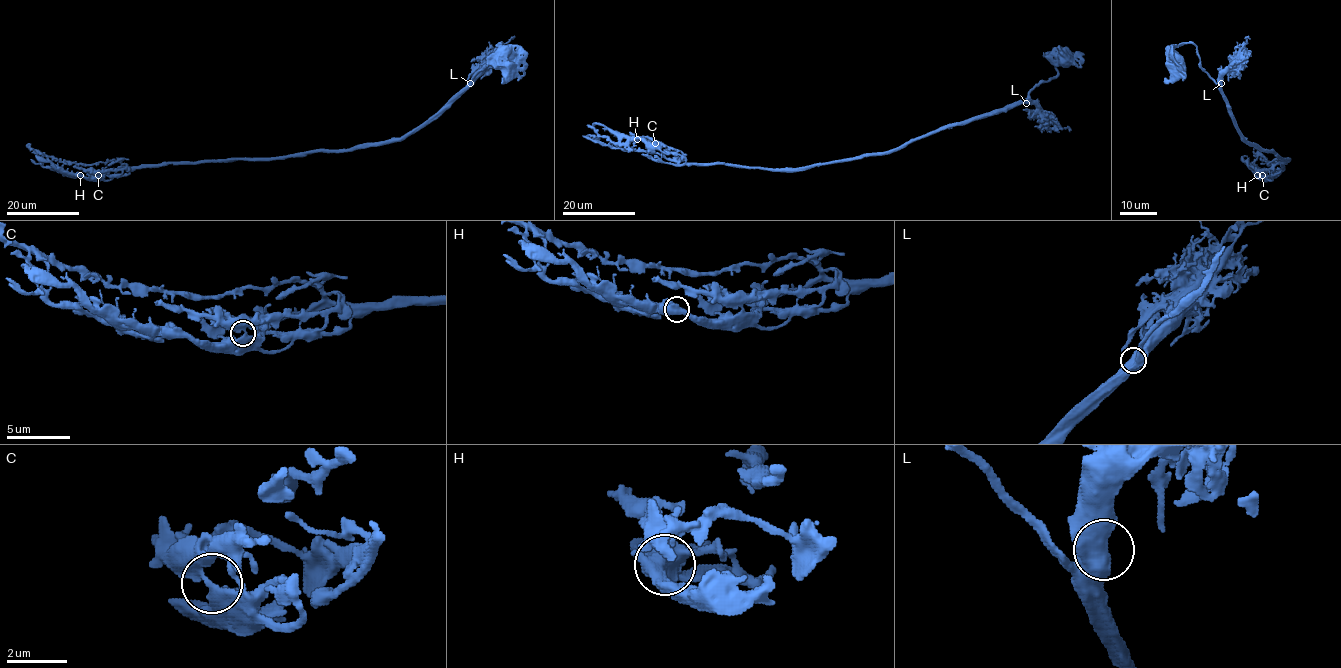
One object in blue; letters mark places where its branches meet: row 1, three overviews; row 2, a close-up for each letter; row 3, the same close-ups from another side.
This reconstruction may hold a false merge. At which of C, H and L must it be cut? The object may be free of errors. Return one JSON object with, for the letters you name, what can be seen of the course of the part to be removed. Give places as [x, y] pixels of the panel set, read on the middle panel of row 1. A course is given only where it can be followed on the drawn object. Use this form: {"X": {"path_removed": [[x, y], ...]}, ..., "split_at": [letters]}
{"split_at": []}

